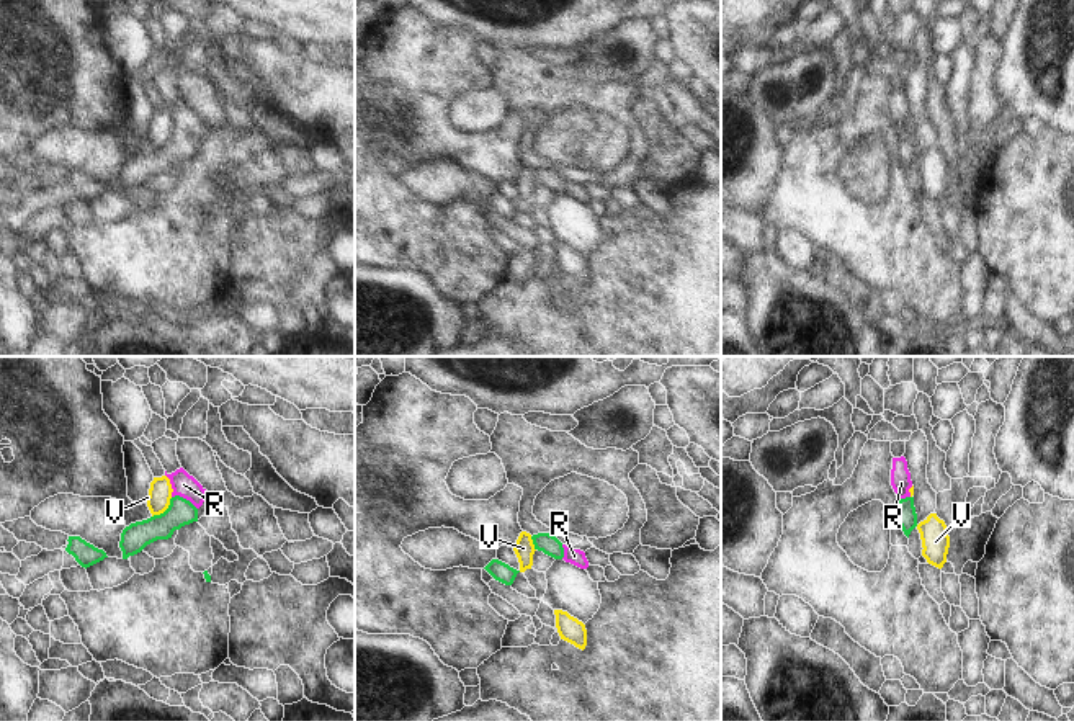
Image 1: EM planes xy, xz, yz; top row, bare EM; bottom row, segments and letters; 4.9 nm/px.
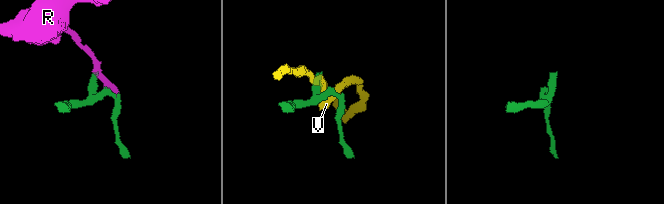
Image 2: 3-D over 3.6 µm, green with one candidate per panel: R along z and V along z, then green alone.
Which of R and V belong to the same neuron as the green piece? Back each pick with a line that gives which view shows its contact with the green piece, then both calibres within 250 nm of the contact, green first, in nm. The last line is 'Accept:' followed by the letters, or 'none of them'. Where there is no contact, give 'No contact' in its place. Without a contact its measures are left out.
R: Touches green in xy. Thickness 140 nm (green) against 120 nm
Accept: R

